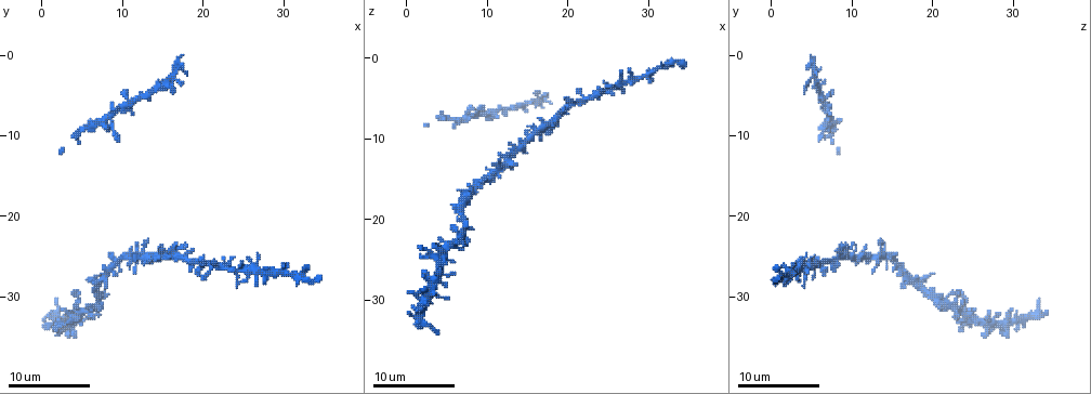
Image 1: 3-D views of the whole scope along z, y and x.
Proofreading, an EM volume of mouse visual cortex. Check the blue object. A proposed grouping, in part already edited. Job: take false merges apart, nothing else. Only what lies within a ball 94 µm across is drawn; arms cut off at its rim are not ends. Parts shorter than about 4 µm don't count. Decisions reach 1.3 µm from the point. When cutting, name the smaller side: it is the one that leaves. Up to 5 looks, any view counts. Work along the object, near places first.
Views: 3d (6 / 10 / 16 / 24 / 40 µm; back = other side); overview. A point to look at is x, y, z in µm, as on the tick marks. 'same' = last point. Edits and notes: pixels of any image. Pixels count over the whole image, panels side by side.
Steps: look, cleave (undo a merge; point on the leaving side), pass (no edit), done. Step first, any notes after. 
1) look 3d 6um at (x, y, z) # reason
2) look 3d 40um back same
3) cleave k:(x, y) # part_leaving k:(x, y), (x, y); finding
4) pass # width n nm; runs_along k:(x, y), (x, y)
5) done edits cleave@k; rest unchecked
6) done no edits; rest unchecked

look 3d 16um at (14.5, 25.0, 10.0) # looks like a crossing

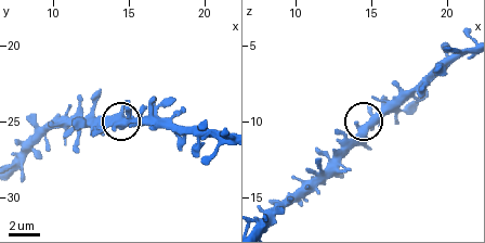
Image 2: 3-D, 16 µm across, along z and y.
pass # arms 4; all the same neuron

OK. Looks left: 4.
look 3d 10um at (9.0, 26.0, 15.5) # four arms meet

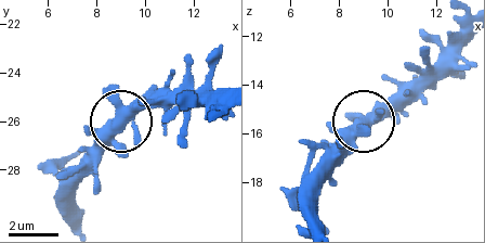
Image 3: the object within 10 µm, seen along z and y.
look 3d 10um back at (9.0, 25.6, 15.4)

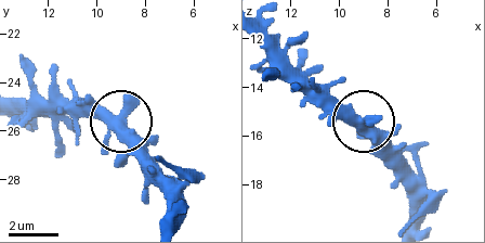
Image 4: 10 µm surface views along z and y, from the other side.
pass # runs_along 4:(262, 33), (330, 96), (403, 145); all the same neuron

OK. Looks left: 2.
look 3d 16um at (4.5, 32.0, 24.0)

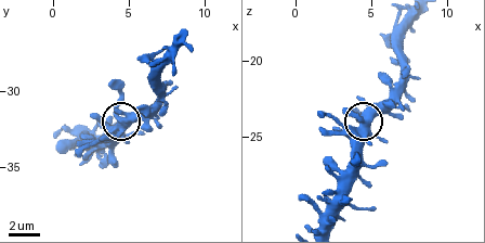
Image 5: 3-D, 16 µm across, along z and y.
pass # width 460 nm; one neuron here

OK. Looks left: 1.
done no edits; rest unchecked

